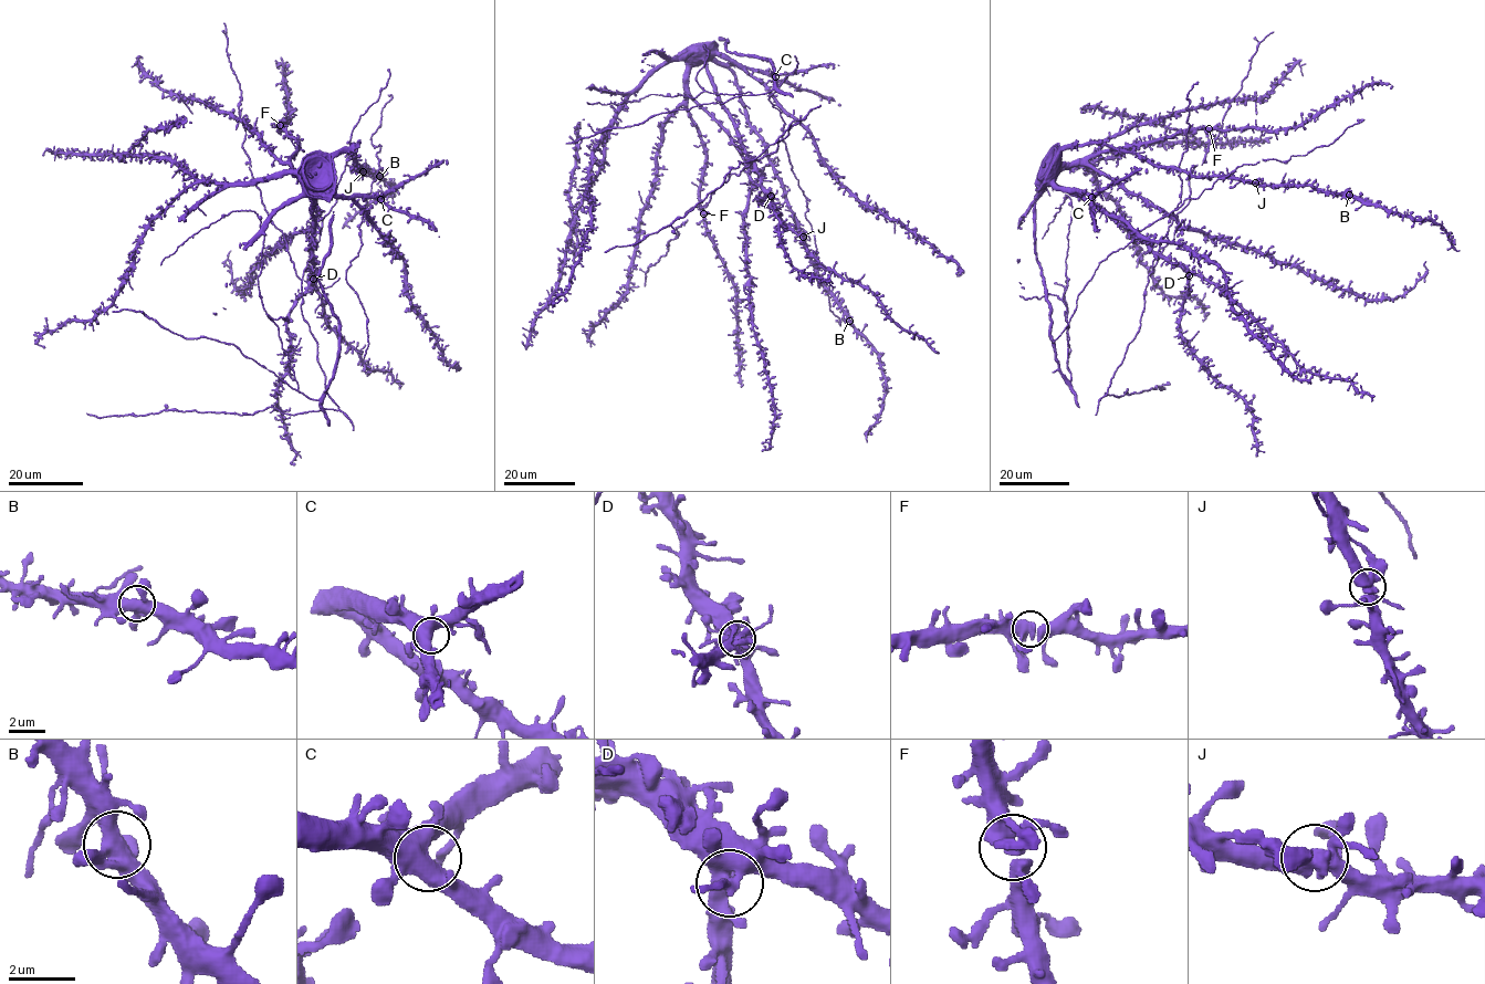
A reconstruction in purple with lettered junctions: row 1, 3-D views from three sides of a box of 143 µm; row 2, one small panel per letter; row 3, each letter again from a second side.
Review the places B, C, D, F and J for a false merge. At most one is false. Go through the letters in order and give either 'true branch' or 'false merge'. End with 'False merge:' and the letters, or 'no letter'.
B: true branch
C: true branch
D: true branch
F: true branch
J: true branch
False merge: no letter

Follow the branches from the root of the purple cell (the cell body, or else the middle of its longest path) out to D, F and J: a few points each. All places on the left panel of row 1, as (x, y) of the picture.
D: (317, 194), (310, 206), (313, 230), (309, 244), (313, 255), (309, 269), (313, 279)
F: (317, 194), (309, 178), (293, 173), (289, 164), (297, 142), (280, 125)
J: (317, 194), (326, 181), (334, 156), (347, 153), (352, 145), (357, 163), (355, 168), (363, 171)

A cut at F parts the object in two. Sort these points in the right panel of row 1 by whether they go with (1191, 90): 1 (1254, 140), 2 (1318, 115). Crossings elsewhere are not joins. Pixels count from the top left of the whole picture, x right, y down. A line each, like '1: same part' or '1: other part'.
1: same part
2: other part

